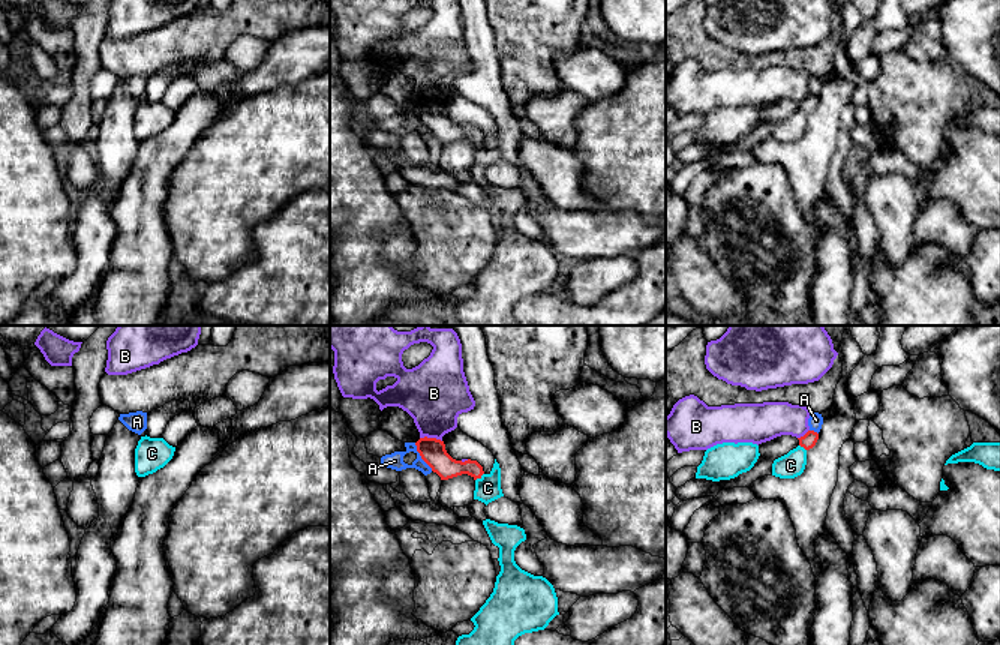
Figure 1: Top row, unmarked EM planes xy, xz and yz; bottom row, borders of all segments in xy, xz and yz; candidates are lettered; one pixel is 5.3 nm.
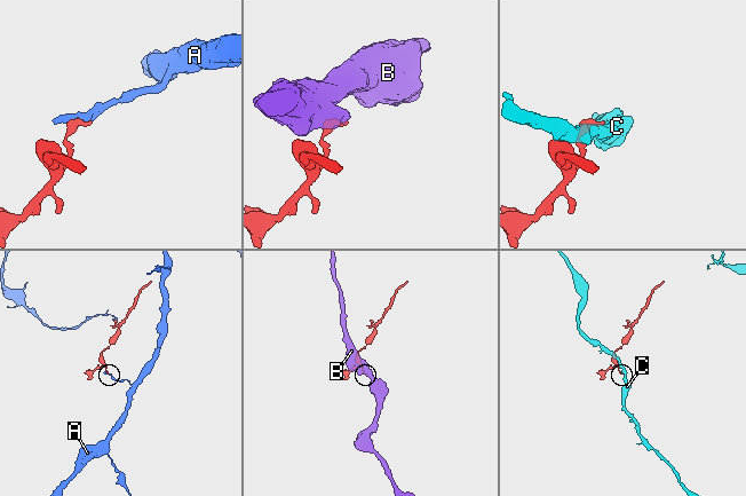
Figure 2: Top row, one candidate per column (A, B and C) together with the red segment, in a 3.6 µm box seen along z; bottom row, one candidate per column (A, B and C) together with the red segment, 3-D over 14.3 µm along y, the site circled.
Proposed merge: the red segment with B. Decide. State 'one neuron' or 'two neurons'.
two neurons

